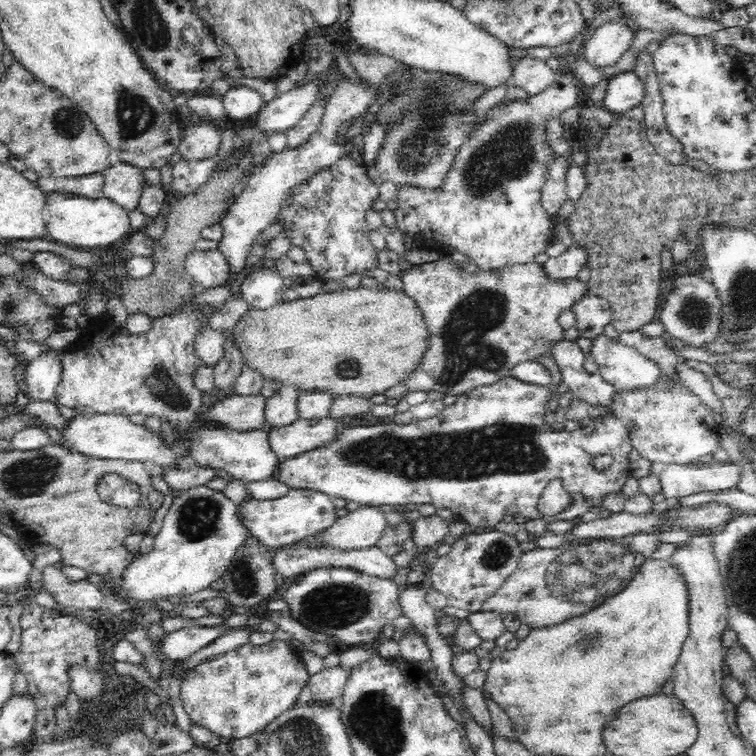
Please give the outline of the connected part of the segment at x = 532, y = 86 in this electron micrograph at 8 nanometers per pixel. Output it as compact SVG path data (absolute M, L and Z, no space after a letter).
M518 57L514 70L515 84L528 93L527 97L539 96L556 82L558 75L545 60L528 57Z

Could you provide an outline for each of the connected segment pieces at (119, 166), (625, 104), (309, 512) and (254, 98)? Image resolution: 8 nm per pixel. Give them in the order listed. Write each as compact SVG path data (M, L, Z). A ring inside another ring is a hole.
M127 162L111 164L103 170L103 196L124 207L128 212L137 208L142 185L142 170Z
M634 70L611 73L608 77L606 96L601 106L607 108L615 117L642 105L645 100L645 83Z
M291 489L287 496L276 500L250 499L241 504L241 514L244 523L248 525L252 536L271 549L297 544L302 539L308 539L324 532L338 520L338 510L332 504L328 494L314 490Z
M244 83L232 86L221 99L226 109L227 120L244 120L252 114L258 114L265 105L256 88Z

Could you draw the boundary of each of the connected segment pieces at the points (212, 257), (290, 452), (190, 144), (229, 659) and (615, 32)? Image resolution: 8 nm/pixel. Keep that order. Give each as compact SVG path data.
M220 249L194 250L186 258L185 272L193 282L212 290L229 281L230 263Z
M328 415L324 418L305 419L300 417L294 424L286 428L272 428L270 430L270 441L275 454L281 461L300 457L302 454L326 449L339 440L339 435L347 428L347 419L335 419Z
M202 122L198 125L189 124L186 128L184 138L179 144L179 152L184 160L210 160L218 154L220 141L224 130L218 125Z
M273 639L263 645L246 643L234 652L222 654L188 670L180 688L184 711L192 724L210 729L224 742L256 736L297 704L311 674L296 647Z
M622 22L602 24L602 26L598 26L592 33L592 36L586 40L586 44L584 44L583 58L597 69L608 68L611 71L611 67L616 62L616 59L620 58L622 53L630 46L632 37L632 29L625 26Z

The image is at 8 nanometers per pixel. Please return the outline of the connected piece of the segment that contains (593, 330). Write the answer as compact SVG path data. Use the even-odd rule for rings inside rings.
M592 292L576 302L572 310L576 316L575 326L580 336L595 339L603 334L604 328L611 323L610 303Z

